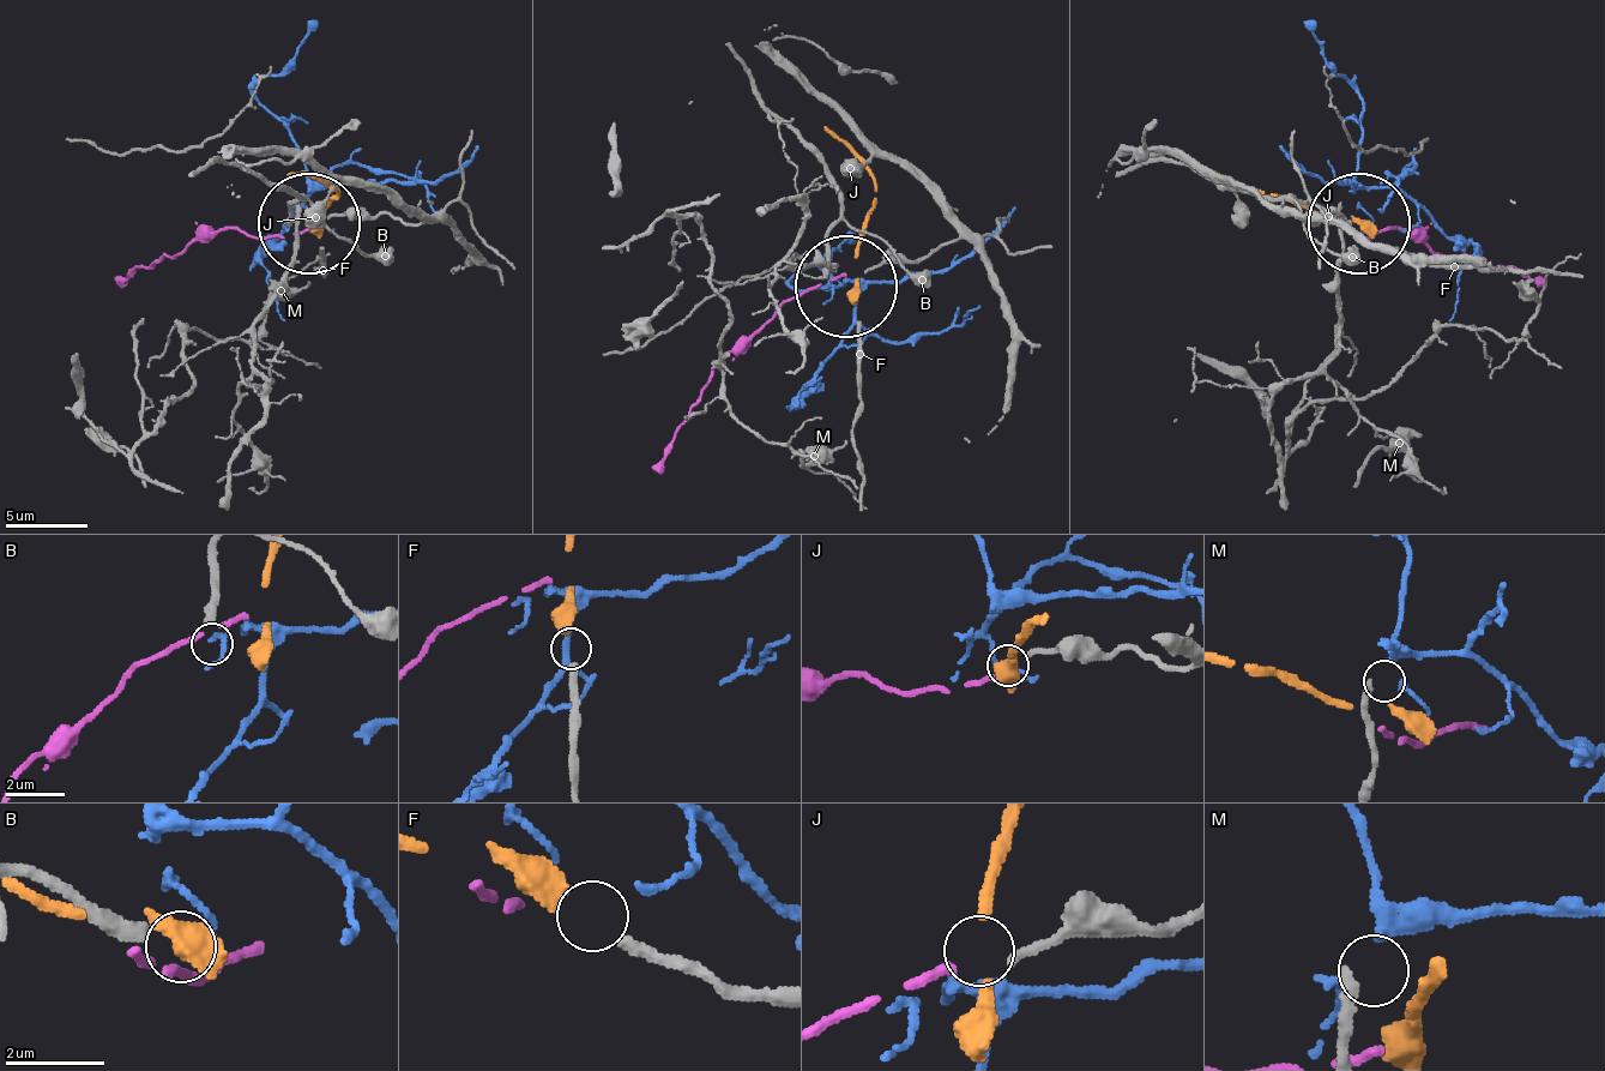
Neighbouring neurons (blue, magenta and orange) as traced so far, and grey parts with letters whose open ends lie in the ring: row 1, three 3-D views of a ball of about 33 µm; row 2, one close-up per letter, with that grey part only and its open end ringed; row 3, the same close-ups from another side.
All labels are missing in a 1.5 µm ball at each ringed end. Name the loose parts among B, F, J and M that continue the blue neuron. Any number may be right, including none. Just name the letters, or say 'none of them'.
M

